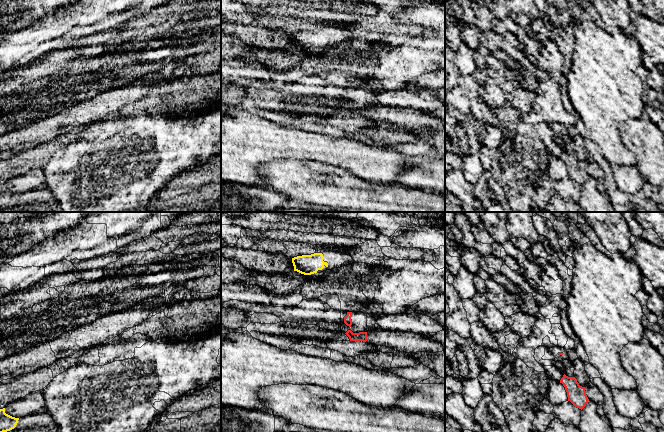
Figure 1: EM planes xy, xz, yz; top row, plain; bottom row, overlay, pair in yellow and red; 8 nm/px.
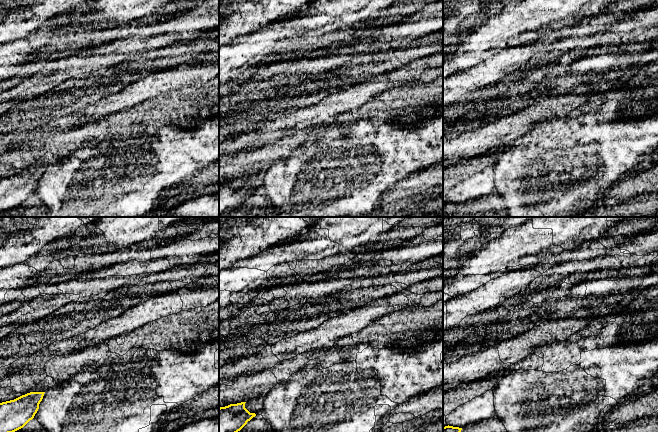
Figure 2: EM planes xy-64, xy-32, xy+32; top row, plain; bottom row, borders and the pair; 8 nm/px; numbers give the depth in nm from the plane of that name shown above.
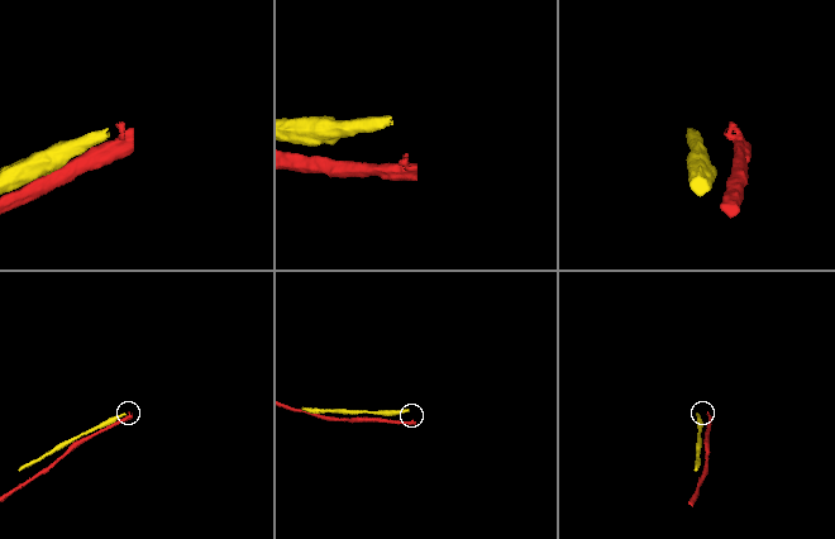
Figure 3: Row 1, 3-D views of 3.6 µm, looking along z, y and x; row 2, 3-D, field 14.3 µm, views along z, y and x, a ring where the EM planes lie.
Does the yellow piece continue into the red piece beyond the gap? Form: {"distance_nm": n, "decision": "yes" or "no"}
{"distance_nm": 400, "decision": "no"}

